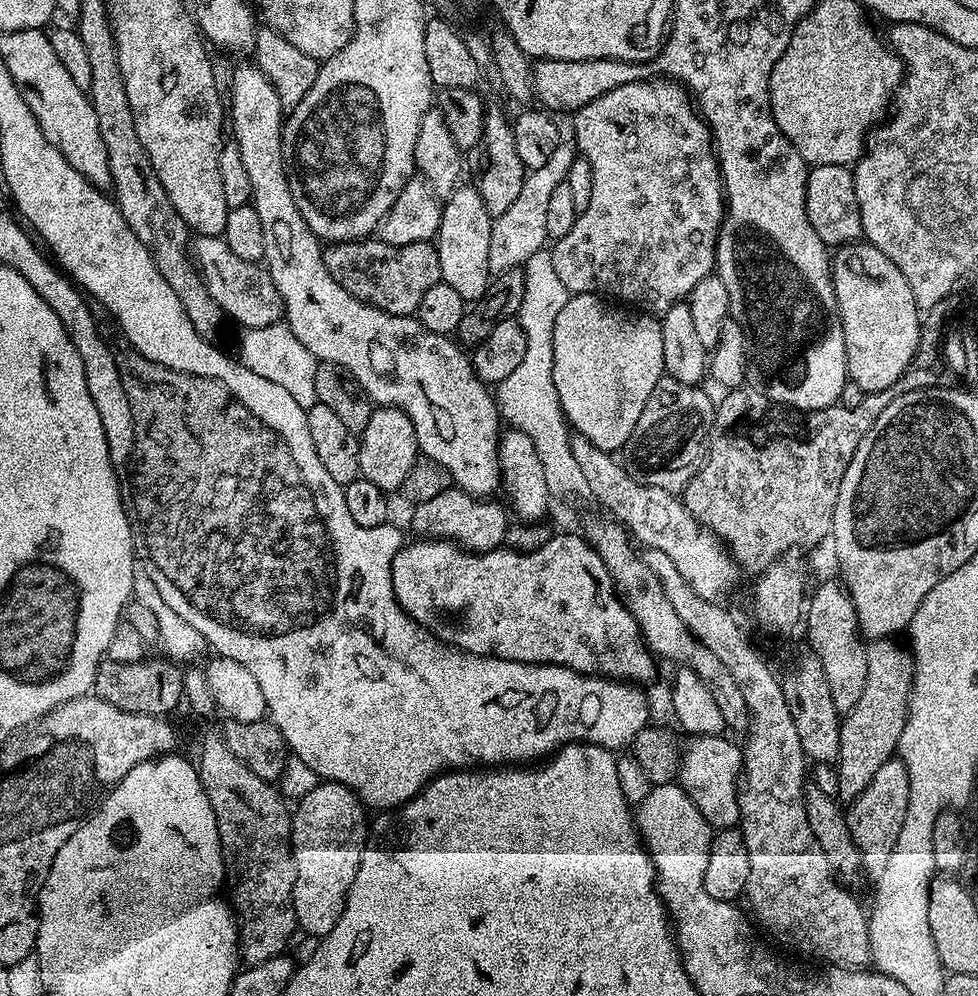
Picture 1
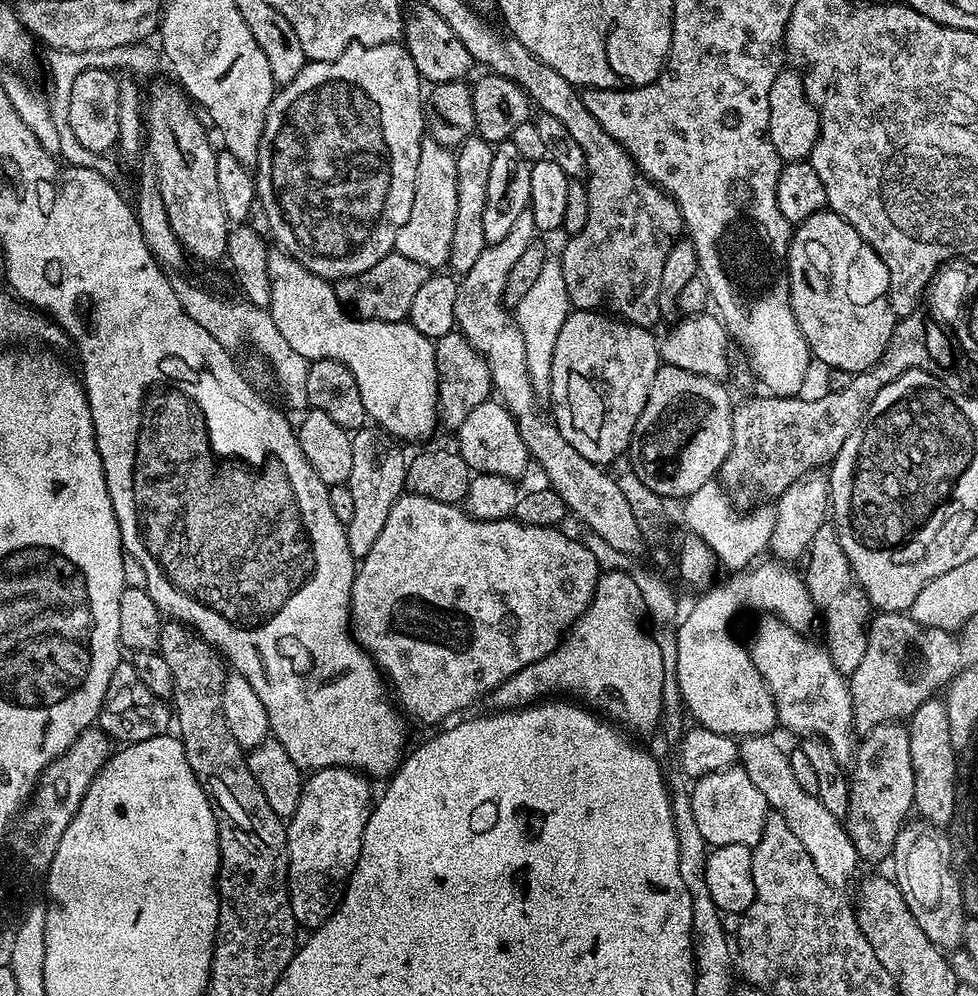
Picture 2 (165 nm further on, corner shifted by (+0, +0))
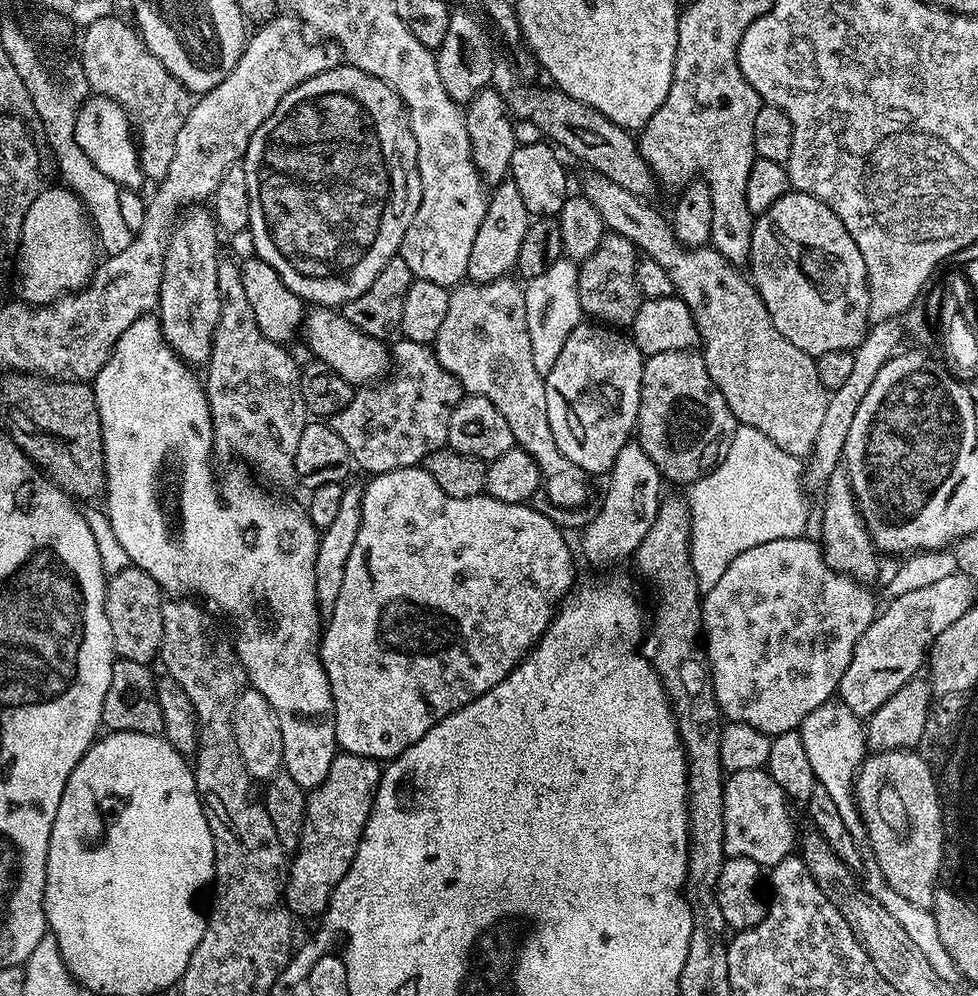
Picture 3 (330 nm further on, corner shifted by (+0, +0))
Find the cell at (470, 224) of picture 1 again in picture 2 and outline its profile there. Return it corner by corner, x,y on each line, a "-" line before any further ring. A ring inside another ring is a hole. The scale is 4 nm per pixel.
473,134
463,140
455,149
455,154
458,166
458,211
454,218
454,239
450,244
447,267
453,273
463,274
474,267
482,250
488,247
482,213
486,210
486,186
490,182
490,166
494,163
494,145

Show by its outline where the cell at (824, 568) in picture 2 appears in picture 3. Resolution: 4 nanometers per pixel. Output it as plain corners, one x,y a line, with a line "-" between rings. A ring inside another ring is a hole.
844,467
836,468
834,474
830,474
830,478
824,483
822,495
824,495
824,509
820,512
818,543
824,550
825,562
835,572
843,572
860,584
871,585
872,579
880,572
881,557
866,530
863,518
860,517
848,471

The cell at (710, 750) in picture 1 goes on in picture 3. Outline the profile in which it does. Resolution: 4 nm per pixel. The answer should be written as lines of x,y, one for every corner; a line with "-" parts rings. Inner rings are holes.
764,768
727,773
724,781
725,857
750,858
761,866
771,866
793,855
798,844
798,832
792,825
790,801
782,786
770,778

